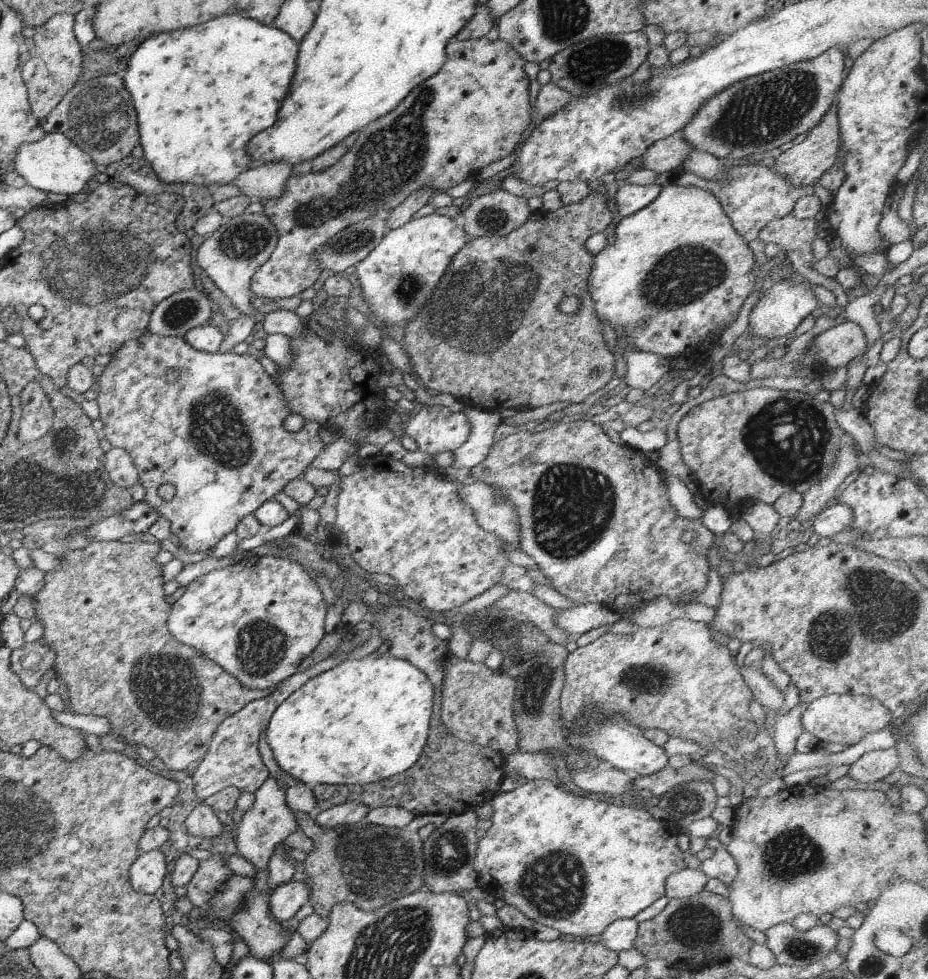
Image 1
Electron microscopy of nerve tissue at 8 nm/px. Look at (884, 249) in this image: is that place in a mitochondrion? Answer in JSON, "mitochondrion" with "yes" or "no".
{"mitochondrion":"no"}

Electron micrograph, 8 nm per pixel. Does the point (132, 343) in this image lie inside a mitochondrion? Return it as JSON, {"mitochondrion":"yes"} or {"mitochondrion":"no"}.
{"mitochondrion":"no"}

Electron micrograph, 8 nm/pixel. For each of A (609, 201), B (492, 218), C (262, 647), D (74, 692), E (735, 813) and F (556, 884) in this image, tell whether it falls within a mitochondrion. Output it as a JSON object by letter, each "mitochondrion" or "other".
{"A":"other","B":"mitochondrion","C":"mitochondrion","D":"other","E":"other","F":"mitochondrion"}

